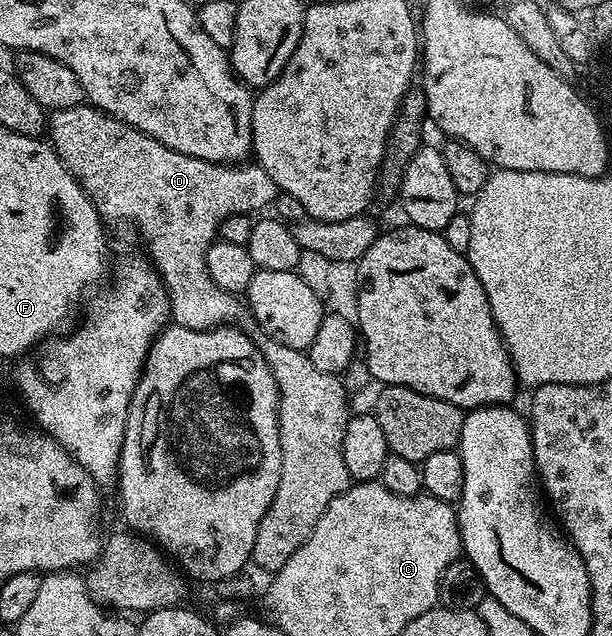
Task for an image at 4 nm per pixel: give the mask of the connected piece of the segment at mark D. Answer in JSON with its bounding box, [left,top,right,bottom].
[49,102,277,330]

